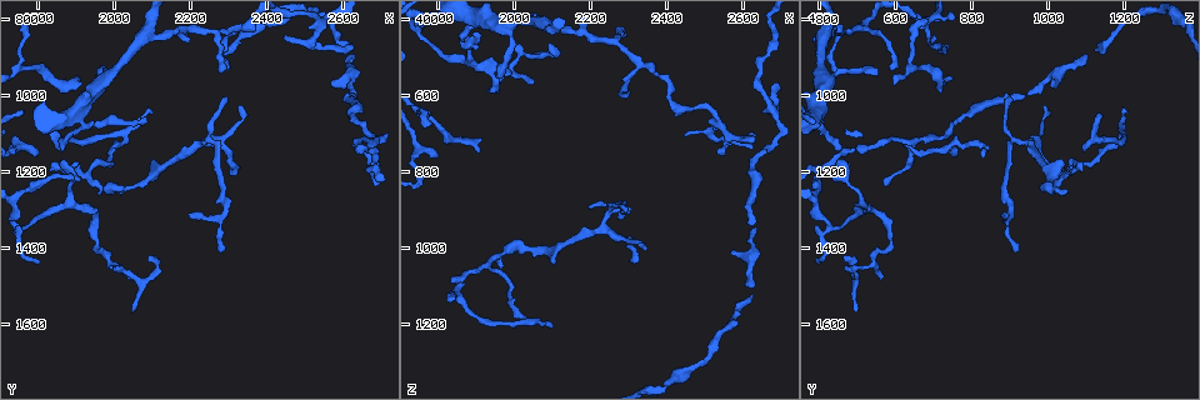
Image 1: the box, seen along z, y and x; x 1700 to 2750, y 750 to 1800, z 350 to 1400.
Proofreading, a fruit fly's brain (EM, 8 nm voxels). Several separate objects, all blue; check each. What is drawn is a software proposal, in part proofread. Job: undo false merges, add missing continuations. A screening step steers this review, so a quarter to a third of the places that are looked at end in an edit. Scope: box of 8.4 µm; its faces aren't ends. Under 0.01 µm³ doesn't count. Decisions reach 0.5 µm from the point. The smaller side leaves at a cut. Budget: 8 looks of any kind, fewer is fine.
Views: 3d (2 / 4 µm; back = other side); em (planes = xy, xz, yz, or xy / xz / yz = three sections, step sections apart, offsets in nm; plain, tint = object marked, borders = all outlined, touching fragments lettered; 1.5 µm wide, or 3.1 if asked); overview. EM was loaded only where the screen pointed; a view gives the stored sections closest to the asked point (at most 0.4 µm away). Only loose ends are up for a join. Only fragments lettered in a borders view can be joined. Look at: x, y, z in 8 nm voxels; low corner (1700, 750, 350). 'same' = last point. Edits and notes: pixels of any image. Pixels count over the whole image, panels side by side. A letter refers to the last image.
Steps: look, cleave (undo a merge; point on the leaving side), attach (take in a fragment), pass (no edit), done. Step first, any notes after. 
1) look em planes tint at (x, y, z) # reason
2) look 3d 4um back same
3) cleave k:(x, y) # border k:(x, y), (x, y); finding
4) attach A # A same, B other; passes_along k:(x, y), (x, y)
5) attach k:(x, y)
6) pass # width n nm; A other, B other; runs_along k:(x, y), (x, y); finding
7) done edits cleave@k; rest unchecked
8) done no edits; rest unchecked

look 3d 4um at (2200, 1315, 890) # an open end

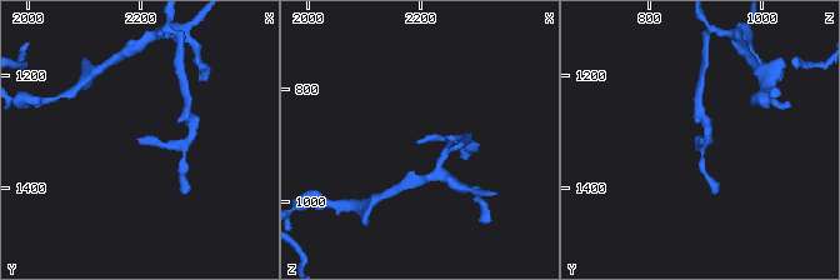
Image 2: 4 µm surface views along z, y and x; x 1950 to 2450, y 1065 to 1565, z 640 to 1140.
look em yz step 8 tint at (2205, 1310, 890) # shape alone is not enough

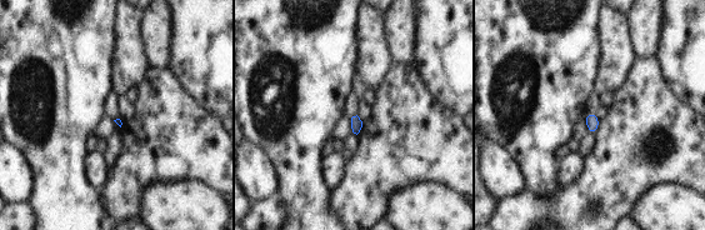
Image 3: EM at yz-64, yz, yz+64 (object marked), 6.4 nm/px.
look em yz step 8 borders same # what lies round it

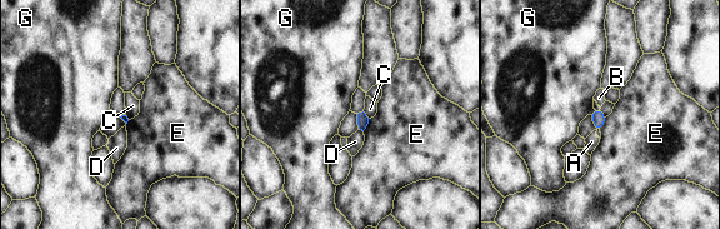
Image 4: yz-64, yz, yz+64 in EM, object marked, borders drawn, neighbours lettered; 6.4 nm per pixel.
pass # A other, B other, C other, D other, E other, G other; border 4:(600, 108), (605, 117); no lettered fragment goes on from it

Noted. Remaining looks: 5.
look em planes tint at (2095, 1045, 1205) # branch stops here

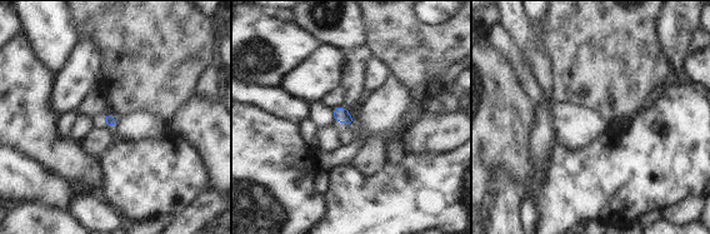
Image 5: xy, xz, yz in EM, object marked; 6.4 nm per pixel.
look em planes borders same # what lies round it

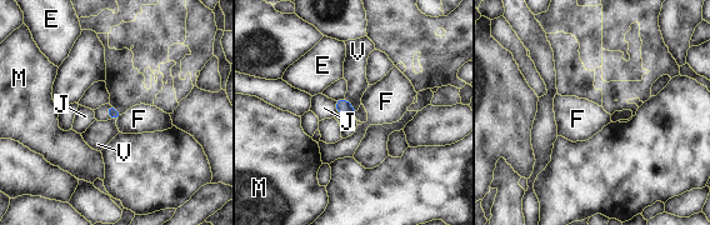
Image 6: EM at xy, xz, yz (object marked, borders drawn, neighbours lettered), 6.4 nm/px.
pass # E other, F other, J other, M other, V other; border 6:(345, 96), (356, 110); none of them fits

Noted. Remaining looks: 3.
look 3d 4um at (2305, 930, 585) # tapers out

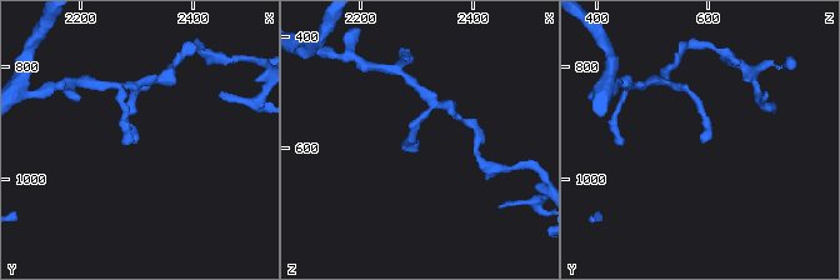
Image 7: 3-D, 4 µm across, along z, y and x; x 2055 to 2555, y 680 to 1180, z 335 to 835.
look em planes borders at (2295, 930, 590)

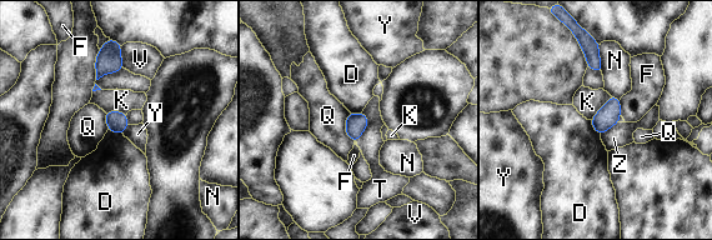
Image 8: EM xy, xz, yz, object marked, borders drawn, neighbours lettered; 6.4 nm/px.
pass # width 140 nm; D other, F other, K other, N other, Q other, T other, V other, Y other, Z other; border 8:(590, 120), (590, 124), (600, 135); no lettered fragment goes on from it

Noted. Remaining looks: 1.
done no edits; rest unchecked

